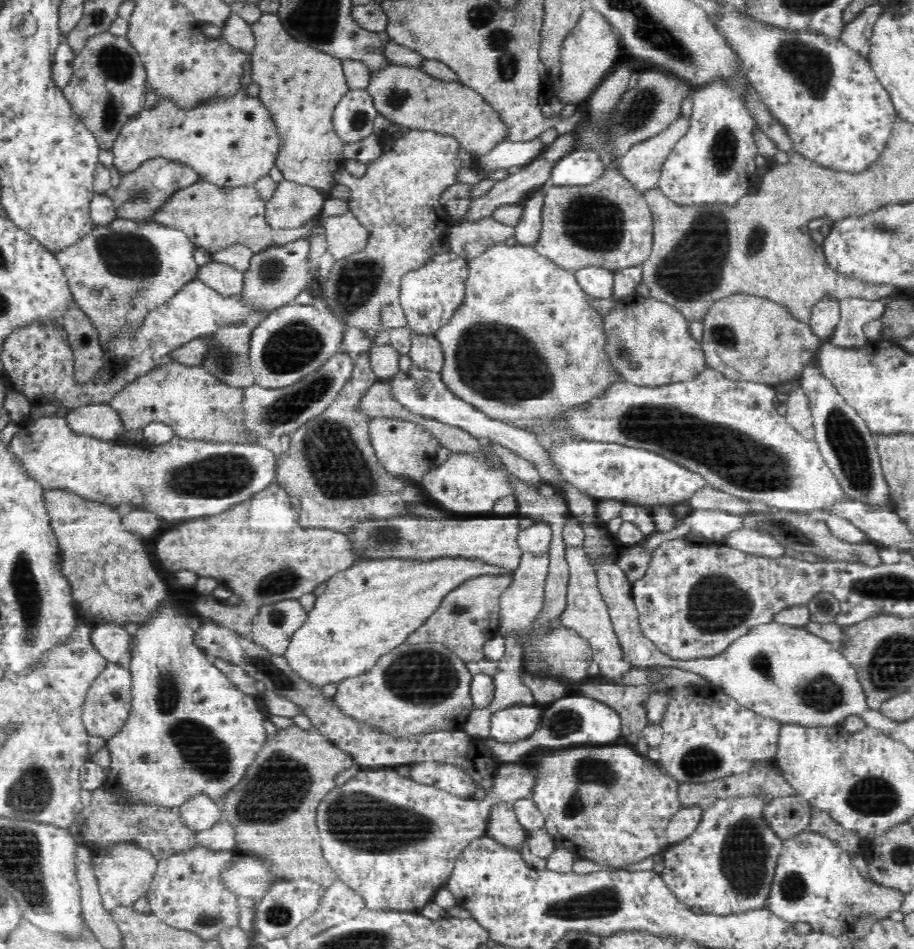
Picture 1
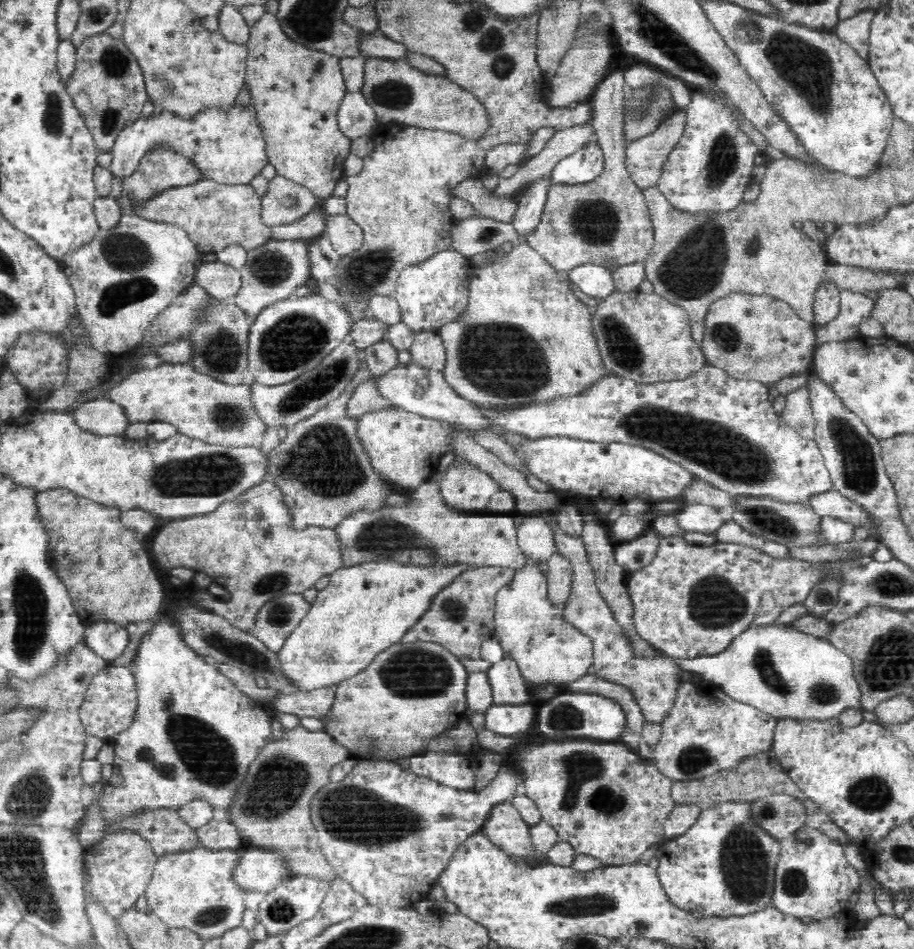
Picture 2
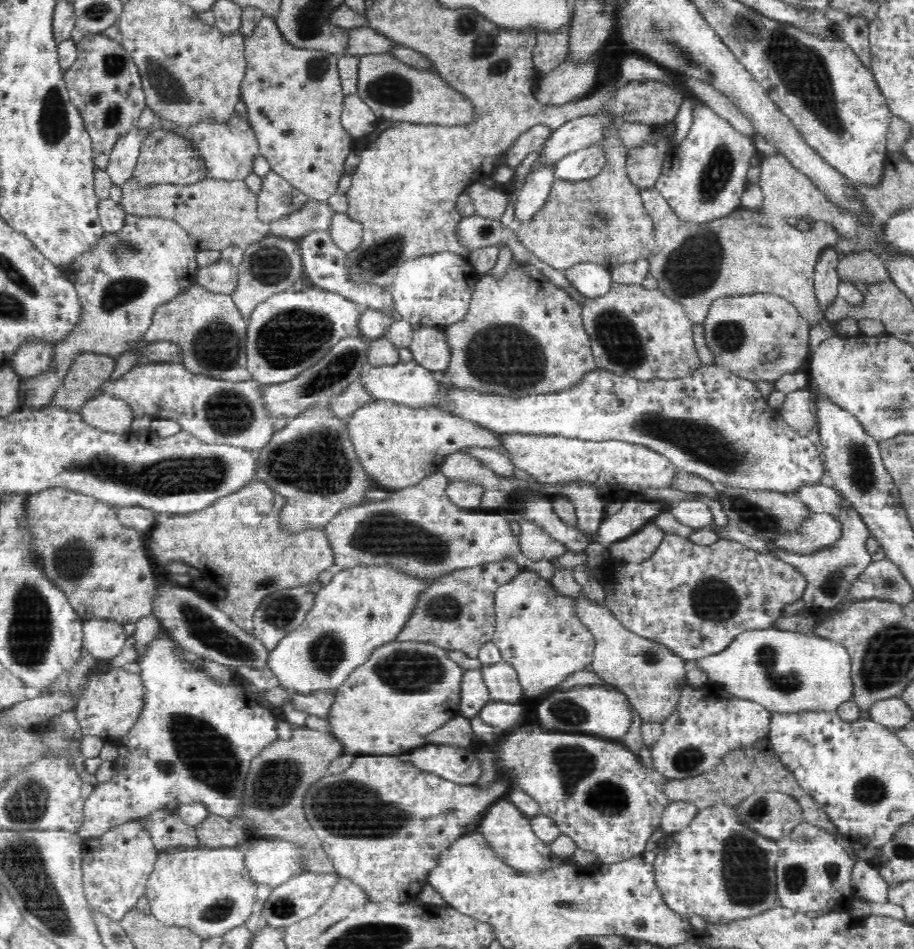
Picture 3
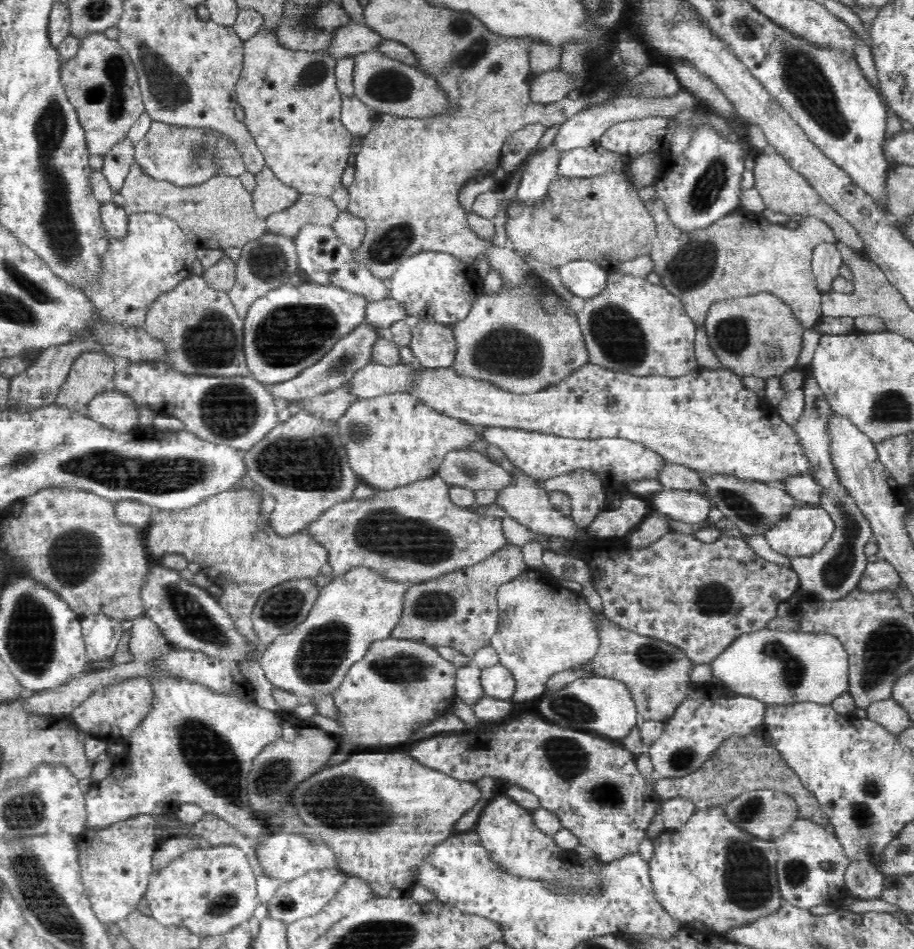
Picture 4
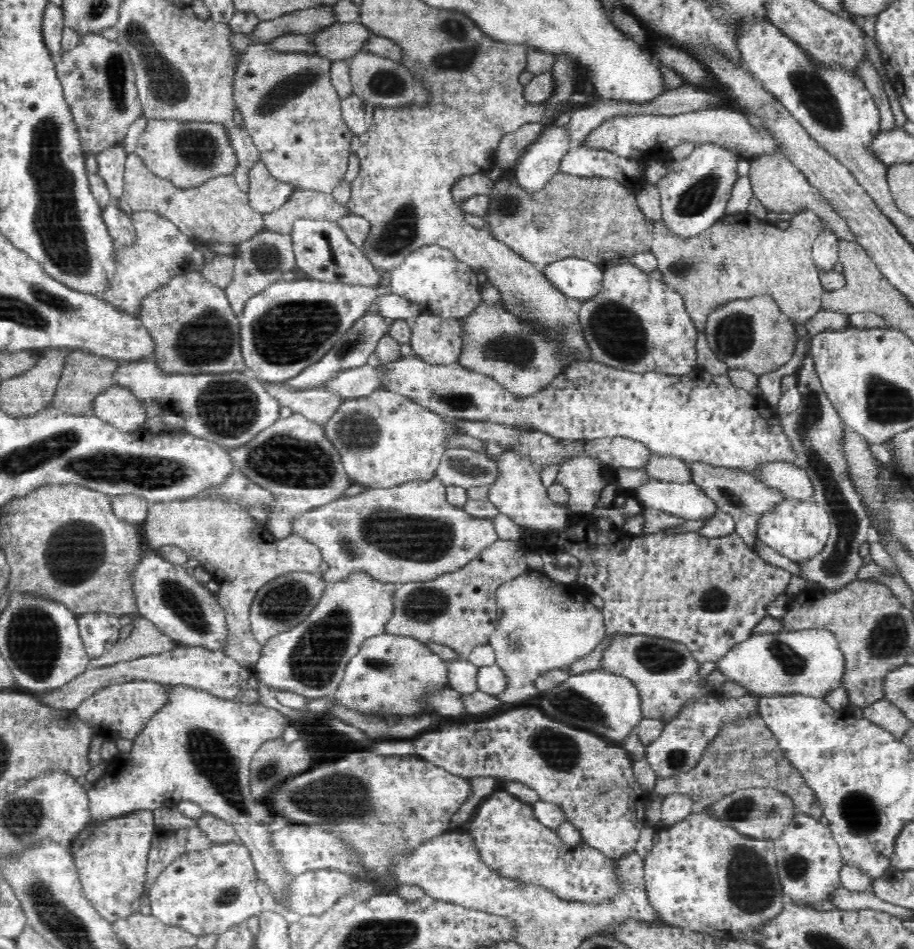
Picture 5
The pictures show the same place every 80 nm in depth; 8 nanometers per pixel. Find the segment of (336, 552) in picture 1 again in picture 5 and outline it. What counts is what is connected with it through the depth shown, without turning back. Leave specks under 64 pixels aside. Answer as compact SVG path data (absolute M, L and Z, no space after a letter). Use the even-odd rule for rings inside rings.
M226 497L198 498L170 502L170 504L149 503L148 516L141 525L144 540L154 553L160 552L166 546L174 546L176 549L182 550L189 559L199 561L204 570L212 570L218 584L226 584L226 586L230 584L230 588L226 588L226 592L222 592L222 596L215 596L224 611L228 621L228 631L230 631L224 653L238 664L249 669L260 658L263 647L253 635L249 621L250 607L257 590L269 584L276 577L284 576L284 574L318 573L318 568L323 562L322 552L314 543L293 533L286 538L276 538L267 529L267 522L257 522L252 519L248 513L248 506L242 505L240 501L228 501Z

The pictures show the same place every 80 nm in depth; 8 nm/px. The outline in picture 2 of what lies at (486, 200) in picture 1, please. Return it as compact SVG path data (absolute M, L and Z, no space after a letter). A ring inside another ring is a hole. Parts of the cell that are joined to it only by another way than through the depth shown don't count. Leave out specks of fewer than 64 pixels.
M591 121L569 126L563 131L556 131L555 135L544 145L540 154L526 160L513 176L499 177L500 182L492 193L496 197L514 198L516 192L520 192L531 182L542 177L550 178L553 168L560 160L595 141L596 134Z

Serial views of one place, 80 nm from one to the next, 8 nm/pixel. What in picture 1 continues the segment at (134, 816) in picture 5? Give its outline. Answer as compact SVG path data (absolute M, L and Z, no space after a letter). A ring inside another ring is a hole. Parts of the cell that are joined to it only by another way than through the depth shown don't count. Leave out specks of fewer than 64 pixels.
M122 841L106 847L105 852L94 852L92 859L103 907L107 911L120 906L133 907L139 898L147 897L158 864L148 849L134 841Z

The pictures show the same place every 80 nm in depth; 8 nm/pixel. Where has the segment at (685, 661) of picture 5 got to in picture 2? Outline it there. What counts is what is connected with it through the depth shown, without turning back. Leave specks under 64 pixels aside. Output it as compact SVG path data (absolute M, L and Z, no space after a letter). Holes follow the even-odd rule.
M540 513L537 517L551 528L558 553L568 558L572 569L574 569L570 596L562 616L564 621L574 625L578 632L586 634L593 642L594 656L591 673L610 682L629 687L634 692L634 699L637 700L646 722L661 724L670 712L671 706L677 698L678 686L682 683L678 679L678 672L681 670L680 665L676 663L678 660L666 654L662 655L662 651L659 651L655 657L642 657L642 655L634 653L630 637L626 637L626 633L622 631L622 627L614 619L612 609L599 593L596 577L592 567L590 567L587 551L581 537L564 534L556 522L554 514Z

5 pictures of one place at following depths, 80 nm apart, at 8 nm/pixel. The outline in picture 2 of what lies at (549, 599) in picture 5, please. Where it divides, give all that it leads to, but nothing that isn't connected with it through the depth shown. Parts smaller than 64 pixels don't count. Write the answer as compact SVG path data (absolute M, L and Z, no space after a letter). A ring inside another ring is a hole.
M527 558L527 566L515 570L512 582L500 588L494 599L496 601L494 605L495 629L492 635L501 644L505 654L516 661L524 682L531 690L536 686L548 684L564 686L590 674L594 656L593 642L590 637L578 632L578 629L568 621L564 621L562 614L566 603L554 605L548 598L547 576L542 573L544 567L546 567L546 562Z

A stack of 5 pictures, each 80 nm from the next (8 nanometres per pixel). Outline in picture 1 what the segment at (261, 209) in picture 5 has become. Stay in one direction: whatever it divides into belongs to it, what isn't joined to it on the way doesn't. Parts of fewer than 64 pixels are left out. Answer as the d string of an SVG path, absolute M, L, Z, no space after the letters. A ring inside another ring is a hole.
M282 179L271 199L265 202L266 220L276 229L296 228L320 216L326 199L348 200L350 189L334 184L330 192L320 192L308 185Z

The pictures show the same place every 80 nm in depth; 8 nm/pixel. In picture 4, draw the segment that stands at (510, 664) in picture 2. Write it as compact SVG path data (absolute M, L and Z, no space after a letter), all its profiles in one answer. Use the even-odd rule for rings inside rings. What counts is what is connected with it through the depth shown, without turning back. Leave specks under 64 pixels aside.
M499 662L488 668L481 669L480 677L484 693L490 698L512 701L514 696L516 681L506 666Z

